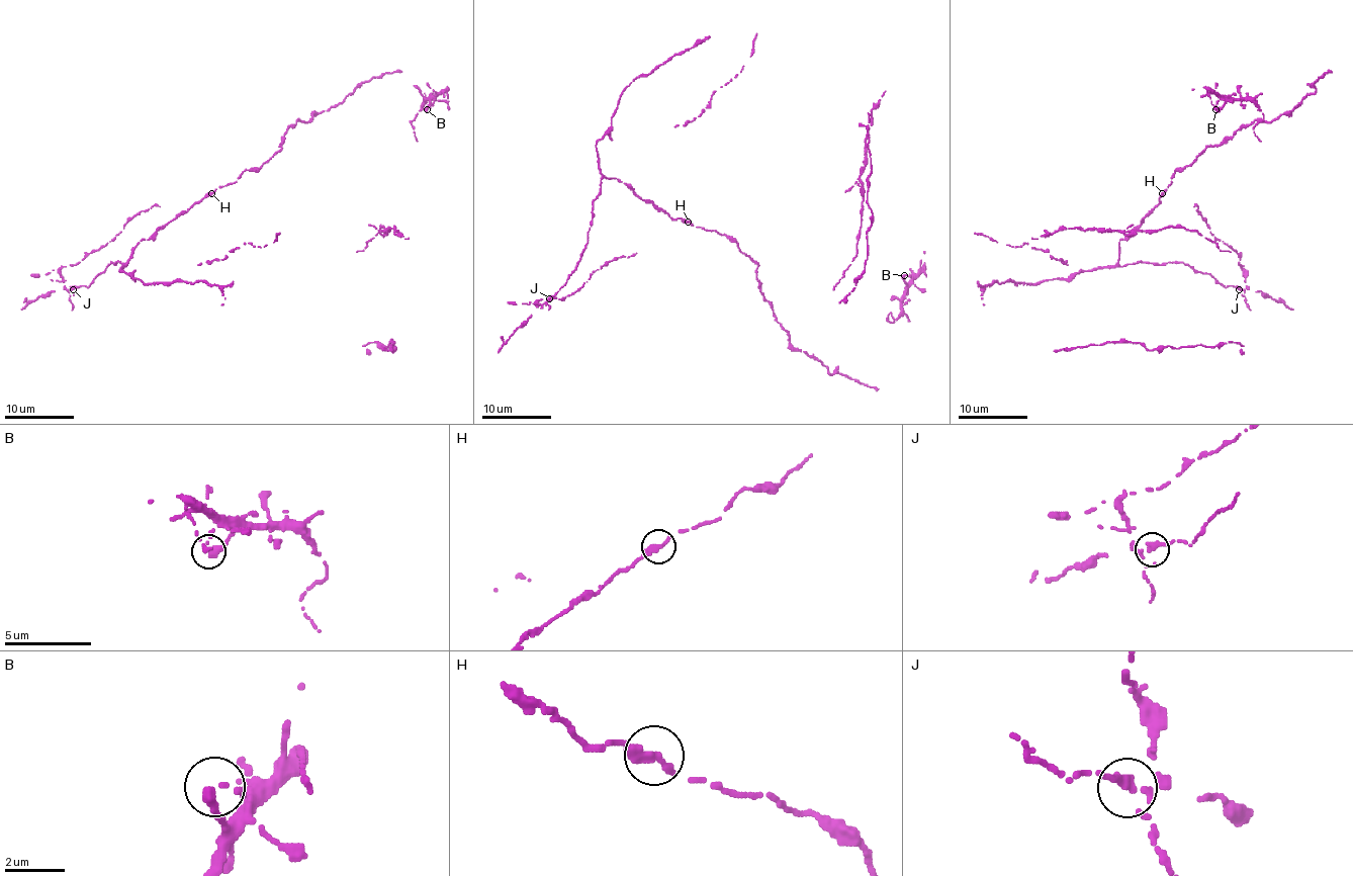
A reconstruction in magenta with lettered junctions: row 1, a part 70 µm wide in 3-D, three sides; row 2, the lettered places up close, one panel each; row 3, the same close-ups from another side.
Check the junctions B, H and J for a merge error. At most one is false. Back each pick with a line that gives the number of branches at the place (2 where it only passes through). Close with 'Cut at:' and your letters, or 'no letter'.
J: 1
Cut at: J

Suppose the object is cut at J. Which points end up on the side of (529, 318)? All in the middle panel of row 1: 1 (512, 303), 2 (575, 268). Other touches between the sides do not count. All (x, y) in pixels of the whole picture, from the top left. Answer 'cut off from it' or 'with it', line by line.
1: cut off from it
2: with it

